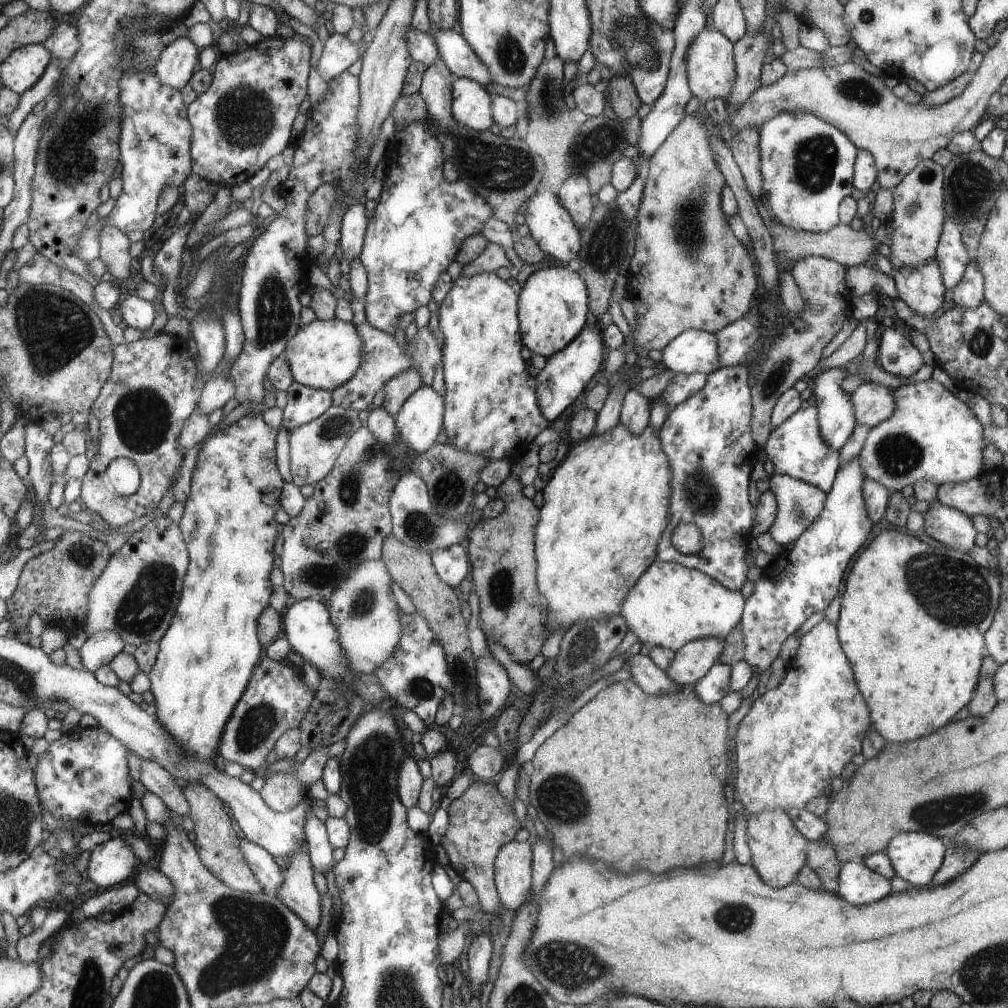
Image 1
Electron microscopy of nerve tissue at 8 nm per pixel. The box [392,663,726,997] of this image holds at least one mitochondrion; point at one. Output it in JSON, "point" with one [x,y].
{"point":[558,961]}

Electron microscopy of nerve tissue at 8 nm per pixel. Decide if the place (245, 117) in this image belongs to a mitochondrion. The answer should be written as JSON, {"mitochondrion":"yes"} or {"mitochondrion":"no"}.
{"mitochondrion":"yes"}

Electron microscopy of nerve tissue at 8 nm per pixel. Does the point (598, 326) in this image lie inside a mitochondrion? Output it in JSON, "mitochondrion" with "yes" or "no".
{"mitochondrion":"no"}

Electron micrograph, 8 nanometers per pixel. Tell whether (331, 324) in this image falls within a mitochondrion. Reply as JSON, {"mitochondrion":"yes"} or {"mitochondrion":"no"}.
{"mitochondrion":"no"}

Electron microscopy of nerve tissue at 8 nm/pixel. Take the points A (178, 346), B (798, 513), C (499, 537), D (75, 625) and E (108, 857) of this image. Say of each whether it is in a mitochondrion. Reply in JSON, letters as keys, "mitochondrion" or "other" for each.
{"A":"other","B":"mitochondrion","C":"other","D":"other","E":"other"}

